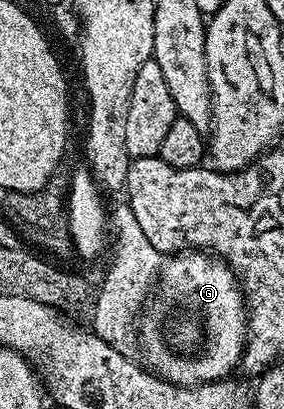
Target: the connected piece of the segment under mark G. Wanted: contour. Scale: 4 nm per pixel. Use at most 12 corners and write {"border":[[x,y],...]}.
{"border":[[209,252],[162,261],[139,314],[144,365],[218,382],[245,353],[233,269]]}

